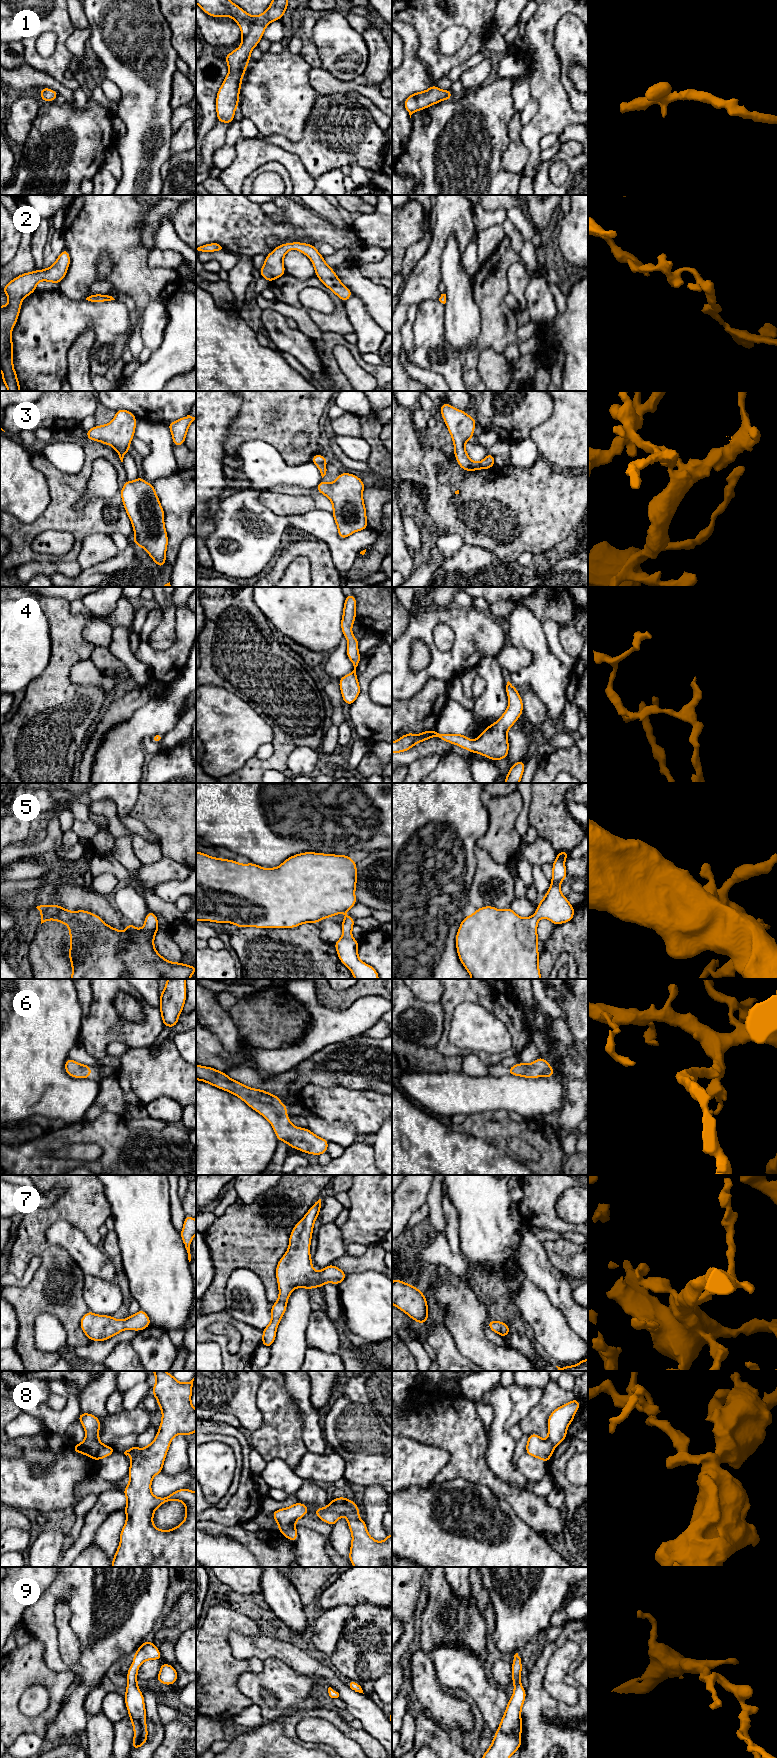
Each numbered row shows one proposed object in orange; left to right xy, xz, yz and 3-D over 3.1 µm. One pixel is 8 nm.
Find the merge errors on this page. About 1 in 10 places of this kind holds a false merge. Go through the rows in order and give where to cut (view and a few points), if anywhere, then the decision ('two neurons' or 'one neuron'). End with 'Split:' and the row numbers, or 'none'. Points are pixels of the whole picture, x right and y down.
1: cut none; one neuron
2: cut none; one neuron
3: cut none; one neuron
4: cut none; one neuron
5: cut none; one neuron
6: cut none; one neuron
7: cut none; one neuron
8: cut xz (295, 1528), (286, 1528), (280, 1531); two neurons
9: cut none; one neuron
Split: 8

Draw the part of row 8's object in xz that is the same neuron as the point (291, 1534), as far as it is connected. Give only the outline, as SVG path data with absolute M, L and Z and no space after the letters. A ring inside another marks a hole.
M286 1529L286 1530L282 1530L280 1532L283 1536L287 1537L292 1542L296 1542L296 1540L298 1538L296 1529Z

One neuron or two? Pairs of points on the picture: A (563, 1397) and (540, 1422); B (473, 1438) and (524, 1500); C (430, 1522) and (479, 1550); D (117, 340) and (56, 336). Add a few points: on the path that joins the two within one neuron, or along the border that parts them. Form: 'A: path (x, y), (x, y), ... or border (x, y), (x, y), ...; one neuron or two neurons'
A: path (556, 1399), (540, 1415); one neuron
B: path (473, 1457), (473, 1462), (505, 1492); one neuron
C: path (442, 1531), (463, 1538), (467, 1542); one neuron
D: path (102, 325), (71, 324); one neuron

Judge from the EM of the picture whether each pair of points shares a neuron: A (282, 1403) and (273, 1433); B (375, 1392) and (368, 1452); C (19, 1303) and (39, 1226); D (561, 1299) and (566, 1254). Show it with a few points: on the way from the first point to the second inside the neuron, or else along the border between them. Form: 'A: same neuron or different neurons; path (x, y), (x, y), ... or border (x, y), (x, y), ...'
A: same neuron; path (280, 1410), (280, 1421), (275, 1426)
B: same neuron; path (360, 1407), (354, 1413), (354, 1437)
C: same neuron; path (38, 1284), (46, 1276), (46, 1252), (39, 1245)
D: different neurons; border (547, 1258), (573, 1284)

